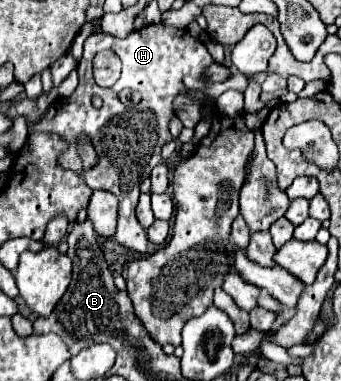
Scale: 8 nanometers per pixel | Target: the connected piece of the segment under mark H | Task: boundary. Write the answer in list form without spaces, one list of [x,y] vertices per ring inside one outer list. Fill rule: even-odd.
[[[149,24],[141,30],[131,32],[127,38],[115,38],[111,34],[99,32],[87,38],[83,60],[79,62],[79,86],[77,90],[67,96],[59,98],[55,106],[51,108],[51,118],[43,118],[39,124],[39,130],[57,132],[63,134],[71,142],[71,150],[59,158],[63,166],[75,172],[83,172],[83,160],[77,152],[77,140],[81,134],[85,134],[95,152],[97,152],[97,164],[85,172],[85,182],[93,190],[109,190],[119,198],[119,224],[115,232],[115,240],[123,244],[125,248],[131,248],[139,254],[147,252],[147,232],[135,218],[135,206],[141,194],[141,182],[149,178],[151,170],[163,160],[161,148],[173,140],[169,132],[169,122],[173,116],[177,116],[177,110],[173,108],[173,100],[179,94],[185,94],[197,102],[205,100],[205,92],[191,90],[183,84],[185,76],[191,76],[203,84],[209,82],[205,72],[213,64],[213,58],[209,56],[209,50],[205,44],[189,34],[187,28],[175,28],[165,24]],[[111,48],[121,60],[123,60],[123,72],[115,86],[101,88],[95,84],[91,60],[97,52]],[[123,88],[131,88],[141,94],[141,102],[135,106],[125,106],[119,100],[119,92]],[[99,94],[103,98],[103,106],[95,108],[91,104],[91,96]]]

